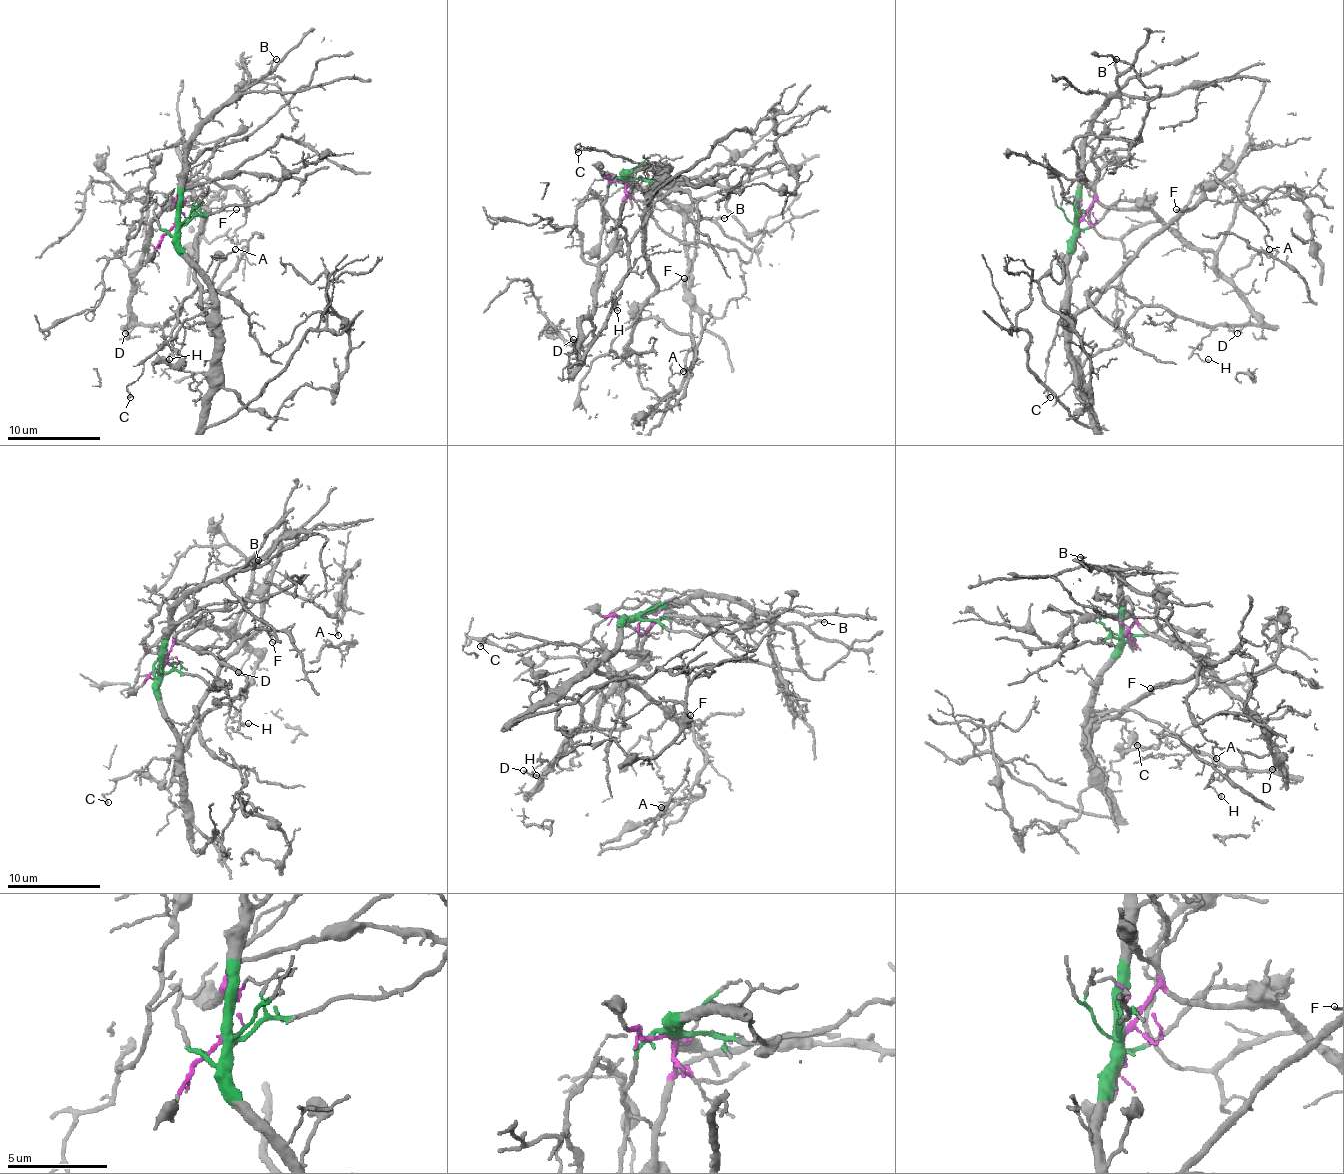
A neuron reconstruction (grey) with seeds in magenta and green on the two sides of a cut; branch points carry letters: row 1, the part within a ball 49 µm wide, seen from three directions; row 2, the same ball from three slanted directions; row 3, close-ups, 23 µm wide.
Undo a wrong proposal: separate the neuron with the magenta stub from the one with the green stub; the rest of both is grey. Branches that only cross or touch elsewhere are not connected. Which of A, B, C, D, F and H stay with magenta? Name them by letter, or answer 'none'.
D, H

